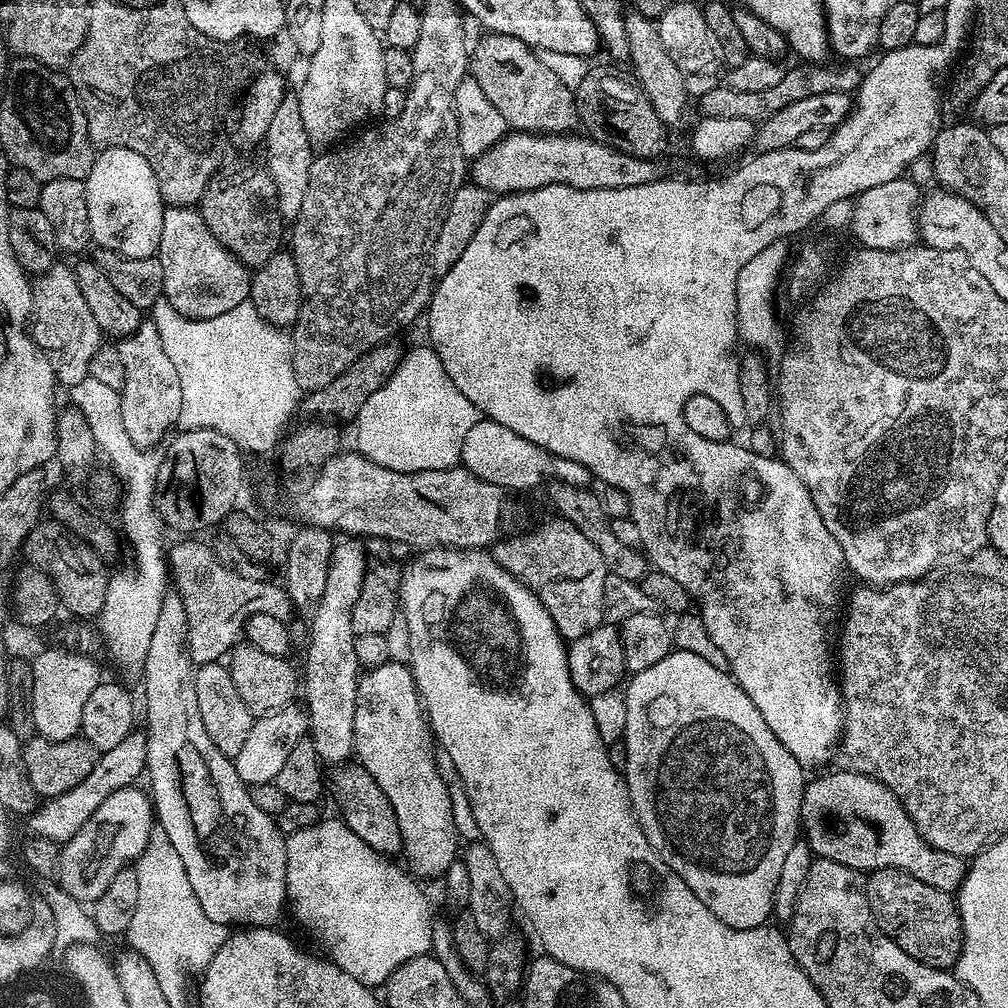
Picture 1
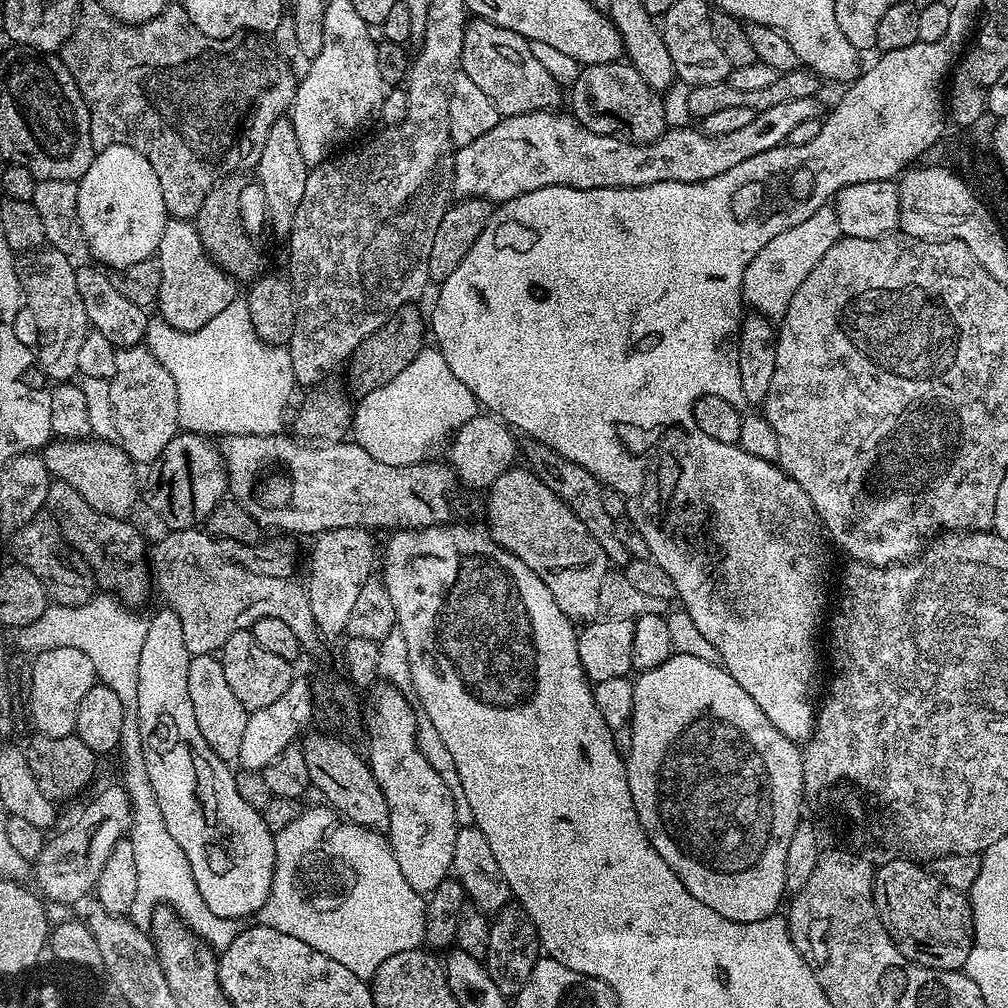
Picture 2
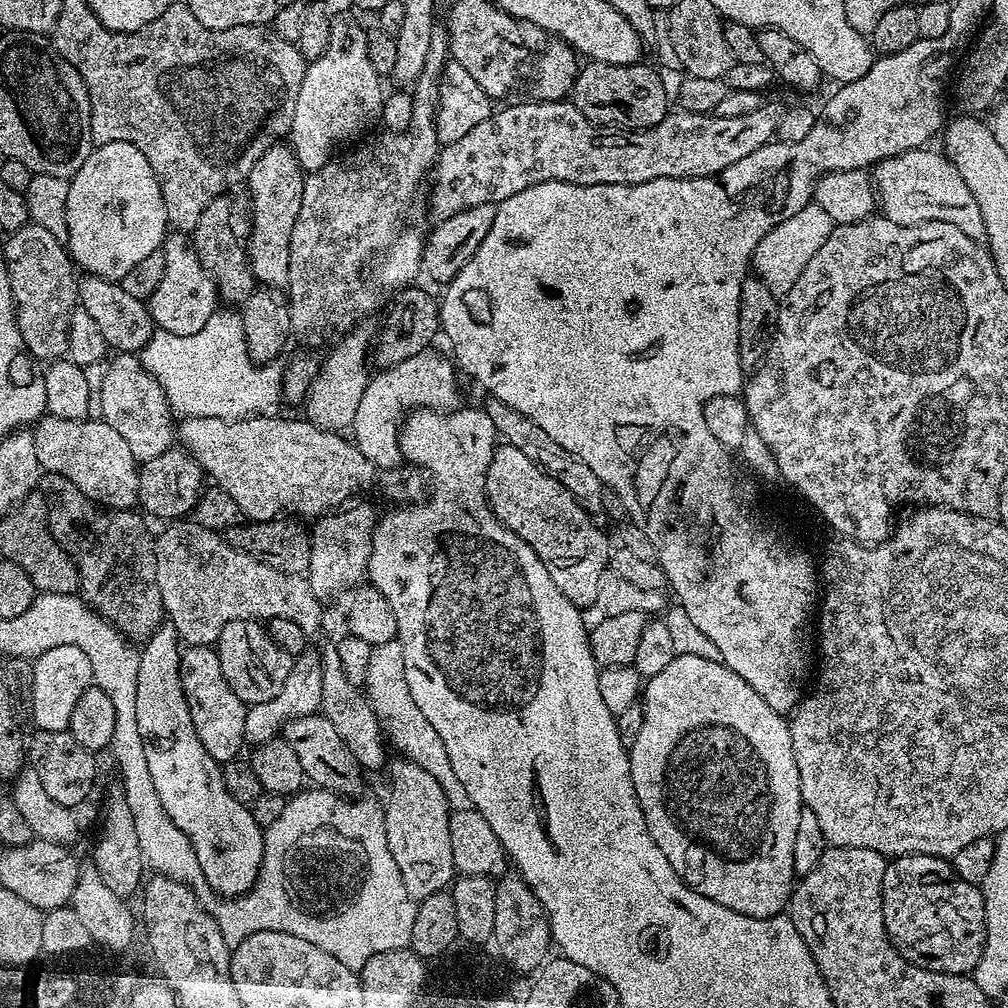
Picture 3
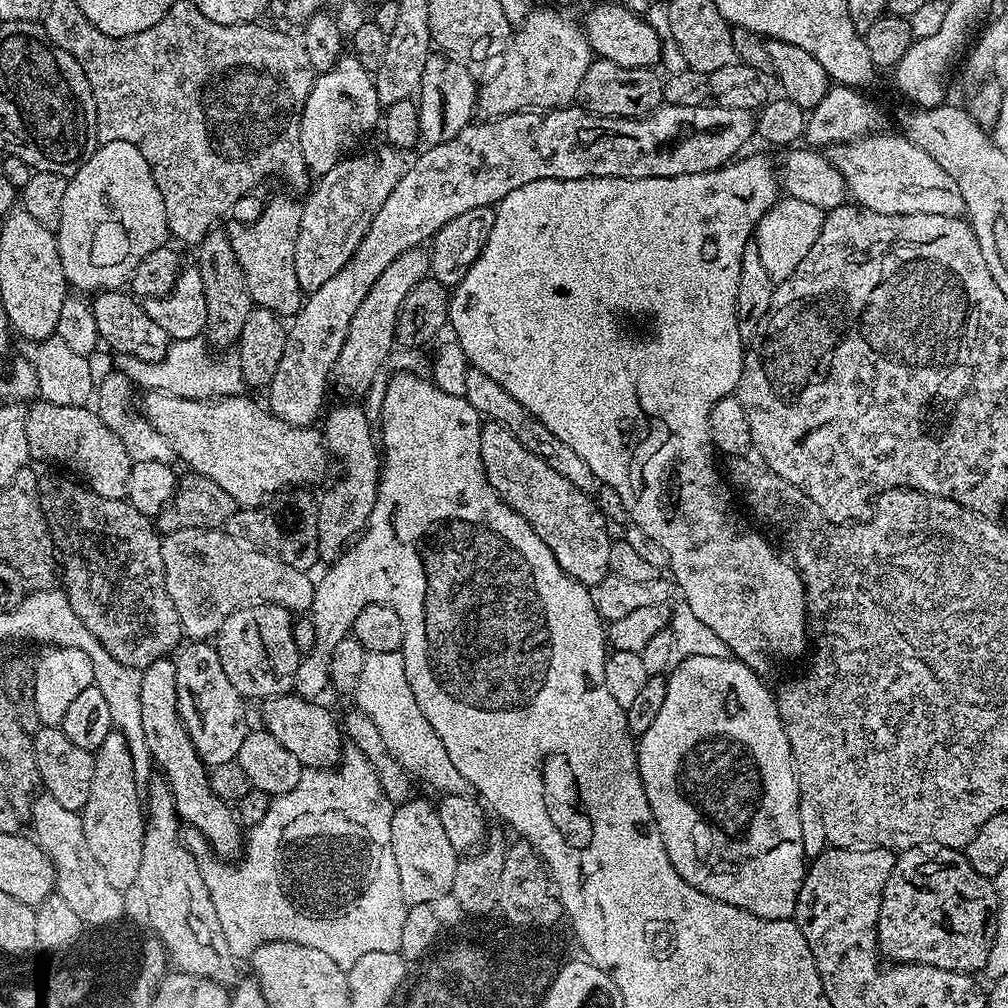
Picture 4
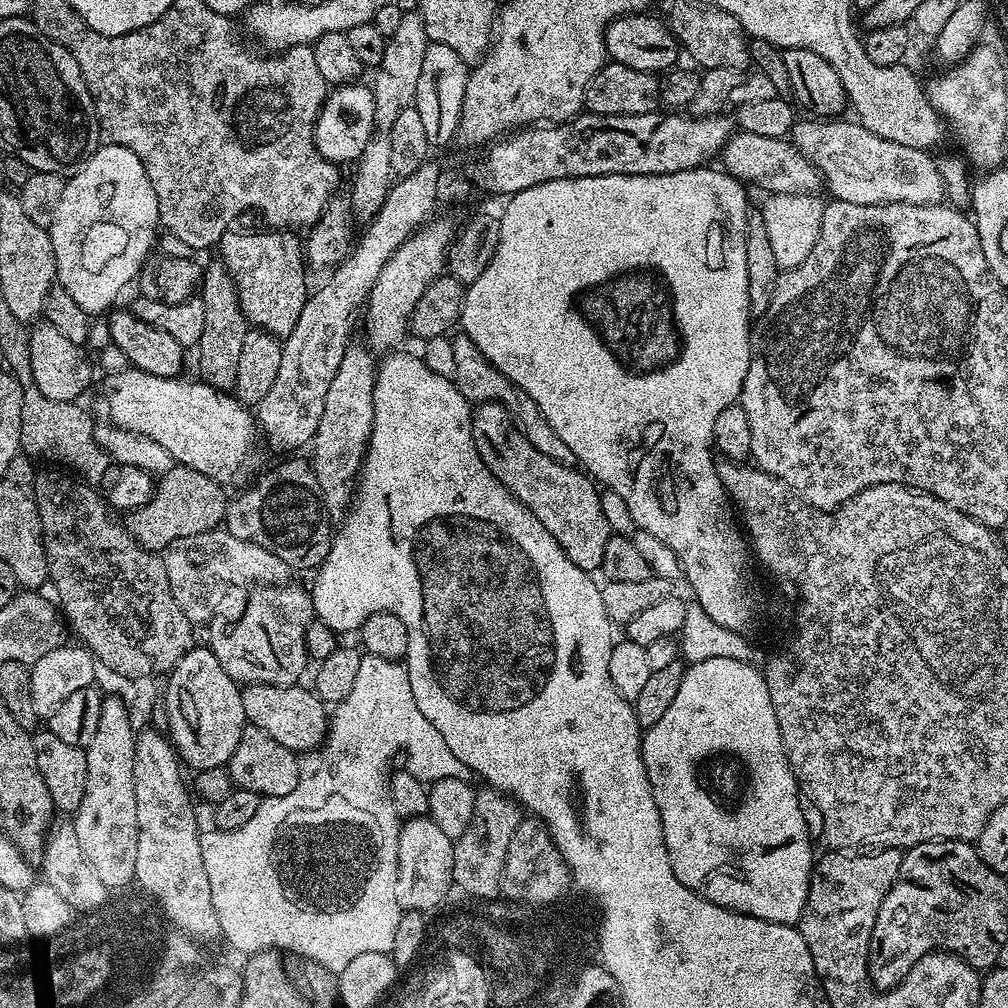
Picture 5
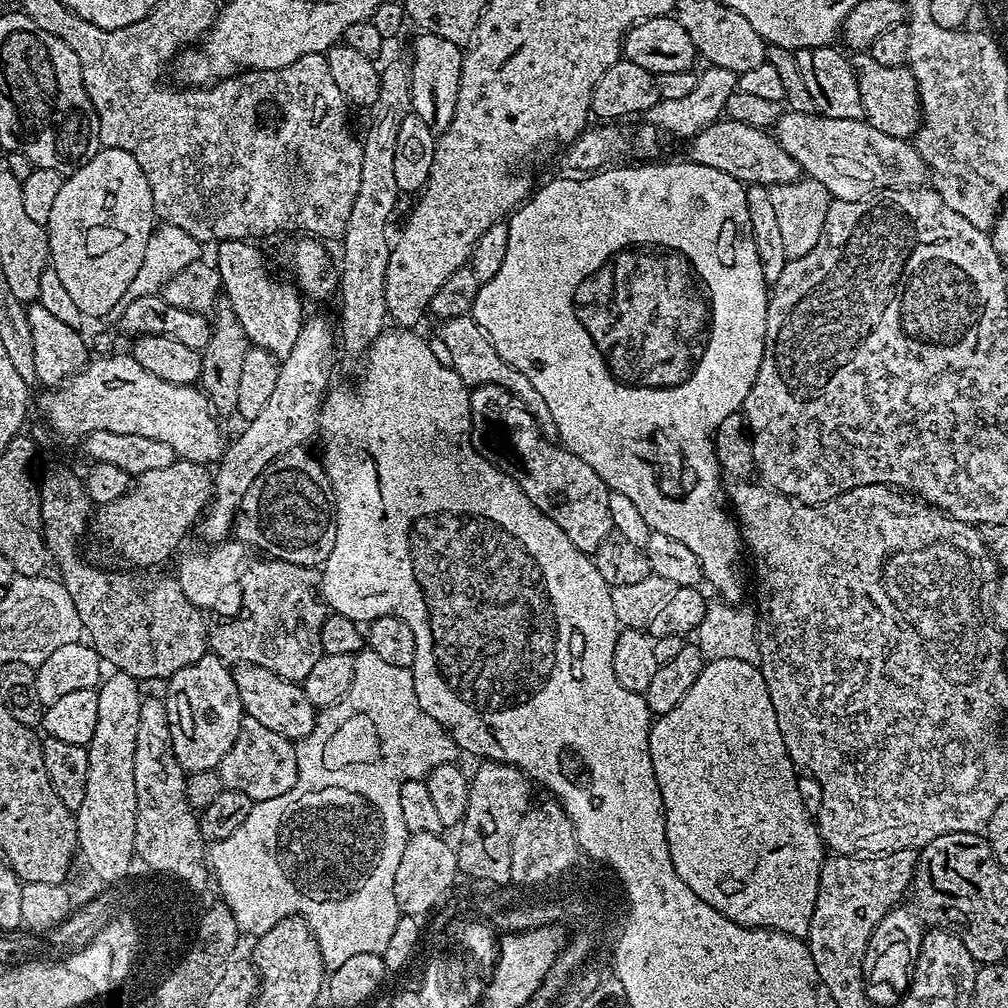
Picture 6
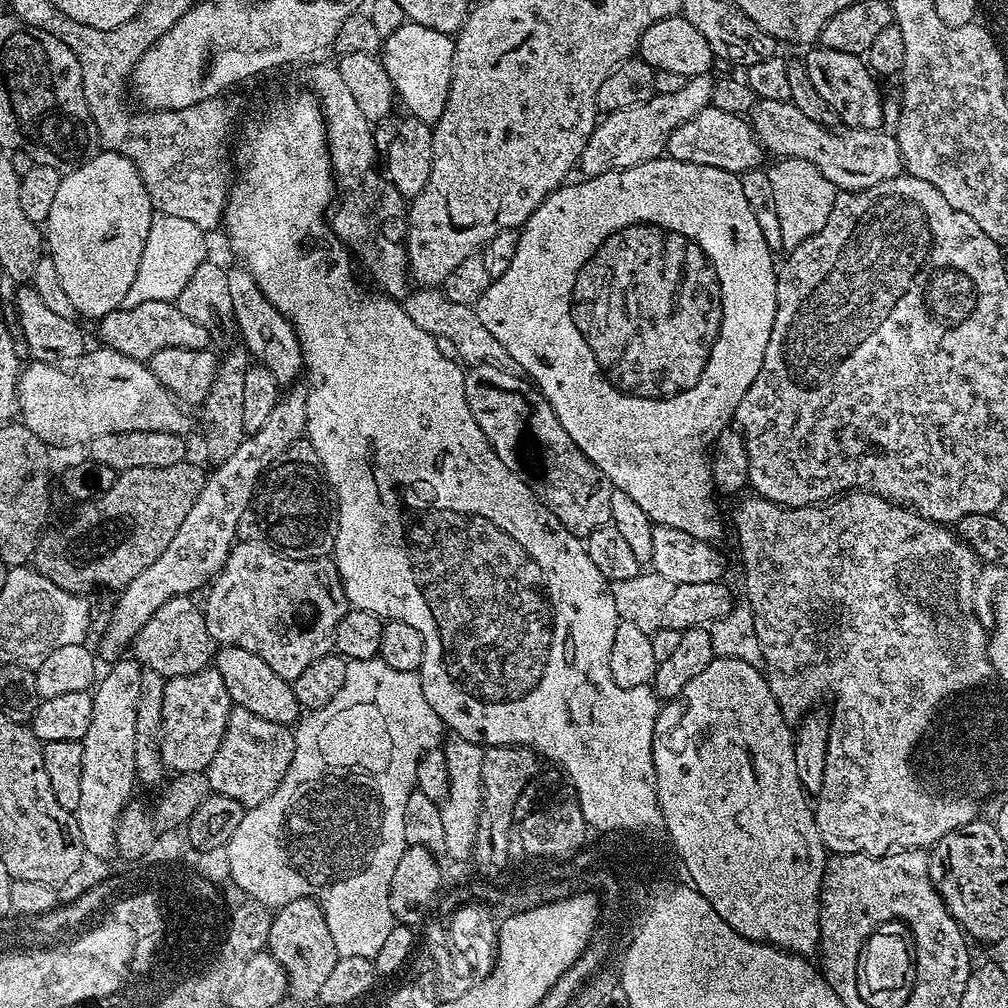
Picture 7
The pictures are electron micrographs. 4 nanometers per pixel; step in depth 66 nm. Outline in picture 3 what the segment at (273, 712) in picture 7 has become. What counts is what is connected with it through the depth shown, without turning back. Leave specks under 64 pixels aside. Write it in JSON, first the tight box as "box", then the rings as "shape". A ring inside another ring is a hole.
{"box":[282,714,362,798],"shape":[[[323,714],[289,720],[282,729],[282,738],[294,750],[305,777],[315,787],[335,792],[336,795],[345,798],[356,798],[361,795],[360,775],[362,775],[362,769],[353,760],[346,743],[342,742],[341,735],[334,730]]]}

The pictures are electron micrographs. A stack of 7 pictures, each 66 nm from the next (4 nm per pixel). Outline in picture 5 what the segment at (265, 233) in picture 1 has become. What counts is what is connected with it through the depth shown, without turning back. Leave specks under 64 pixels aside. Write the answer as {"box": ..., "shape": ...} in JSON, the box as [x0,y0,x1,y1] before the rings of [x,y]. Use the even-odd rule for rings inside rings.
{"box":[198,262,249,390],"shape":[[[215,262],[202,272],[202,285],[198,290],[198,299],[202,302],[206,314],[206,326],[202,330],[202,338],[198,345],[200,351],[200,372],[203,383],[217,390],[232,390],[238,378],[238,357],[242,354],[242,346],[246,343],[249,323],[242,310],[242,302],[238,300],[238,290],[234,286],[234,278],[228,273],[223,262]]]}

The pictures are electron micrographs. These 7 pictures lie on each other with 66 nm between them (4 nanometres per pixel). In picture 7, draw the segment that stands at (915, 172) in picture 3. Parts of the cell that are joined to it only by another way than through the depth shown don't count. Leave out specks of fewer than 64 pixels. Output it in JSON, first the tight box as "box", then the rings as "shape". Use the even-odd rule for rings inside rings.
{"box":[750,99,904,192],"shape":[[[757,99],[750,113],[750,123],[752,131],[756,133],[756,139],[760,141],[760,147],[773,152],[776,158],[793,158],[805,160],[814,166],[830,183],[835,185],[838,190],[846,192],[862,192],[865,188],[876,186],[878,182],[886,182],[890,178],[901,175],[904,168],[904,160],[900,156],[900,147],[895,135],[884,133],[884,130],[868,132],[865,128],[848,128],[844,133],[832,132],[831,127],[816,122],[810,122],[798,106],[783,100],[761,100]]]}

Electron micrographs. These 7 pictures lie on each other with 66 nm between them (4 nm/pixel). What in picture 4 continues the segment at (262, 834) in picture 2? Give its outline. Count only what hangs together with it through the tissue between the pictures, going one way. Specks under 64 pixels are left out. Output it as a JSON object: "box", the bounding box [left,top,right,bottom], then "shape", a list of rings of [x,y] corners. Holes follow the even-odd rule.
{"box":[142,659,242,857],"shape":[[[175,659],[154,661],[142,671],[142,734],[146,734],[146,746],[152,755],[152,764],[160,767],[159,775],[174,794],[174,806],[181,821],[197,828],[217,857],[239,857],[242,852],[240,823],[236,821],[233,809],[211,789],[209,769],[198,758],[198,750],[194,750],[194,744],[190,742],[186,726],[178,714]]]}

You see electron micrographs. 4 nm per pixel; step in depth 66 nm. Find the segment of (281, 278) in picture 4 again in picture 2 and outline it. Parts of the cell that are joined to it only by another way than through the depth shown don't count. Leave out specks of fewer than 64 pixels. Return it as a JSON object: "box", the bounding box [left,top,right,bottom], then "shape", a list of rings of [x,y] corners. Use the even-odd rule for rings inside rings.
{"box":[254,118,310,238],"shape":[[[281,118],[270,126],[270,134],[266,134],[266,146],[262,146],[262,154],[254,165],[254,173],[260,179],[260,188],[264,191],[264,204],[268,207],[268,220],[280,238],[287,237],[292,229],[292,219],[298,210],[298,202],[302,202],[302,194],[306,194],[306,178],[310,166],[302,158],[302,150],[298,150],[298,137],[294,135],[291,119]]]}

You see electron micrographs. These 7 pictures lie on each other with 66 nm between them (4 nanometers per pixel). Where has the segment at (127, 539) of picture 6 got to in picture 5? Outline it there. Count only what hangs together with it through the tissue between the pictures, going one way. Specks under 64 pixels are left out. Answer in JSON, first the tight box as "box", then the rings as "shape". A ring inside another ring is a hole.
{"box":[131,466,230,554],"shape":[[[173,466],[159,477],[150,502],[131,513],[131,531],[141,546],[160,554],[178,538],[190,538],[190,534],[219,529],[230,503],[230,496],[224,493],[224,488],[221,481],[206,474],[198,474],[198,470]]]}

